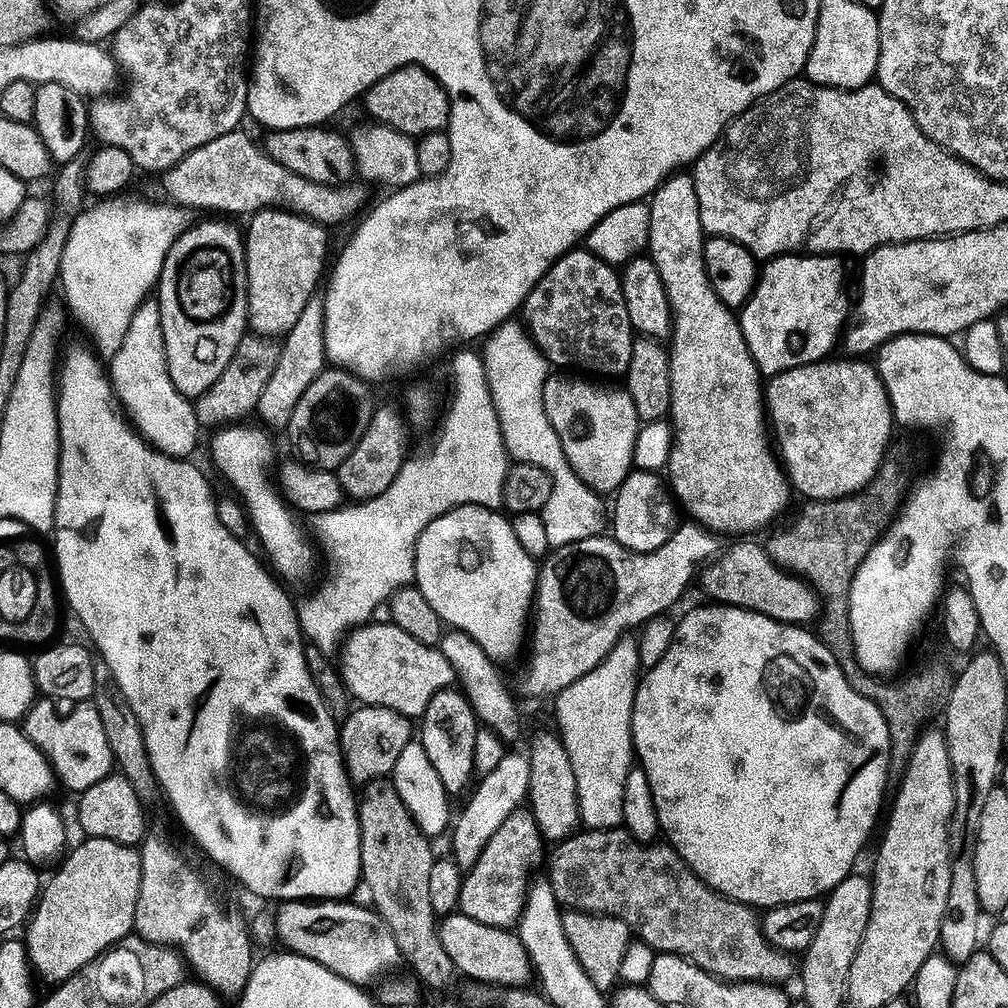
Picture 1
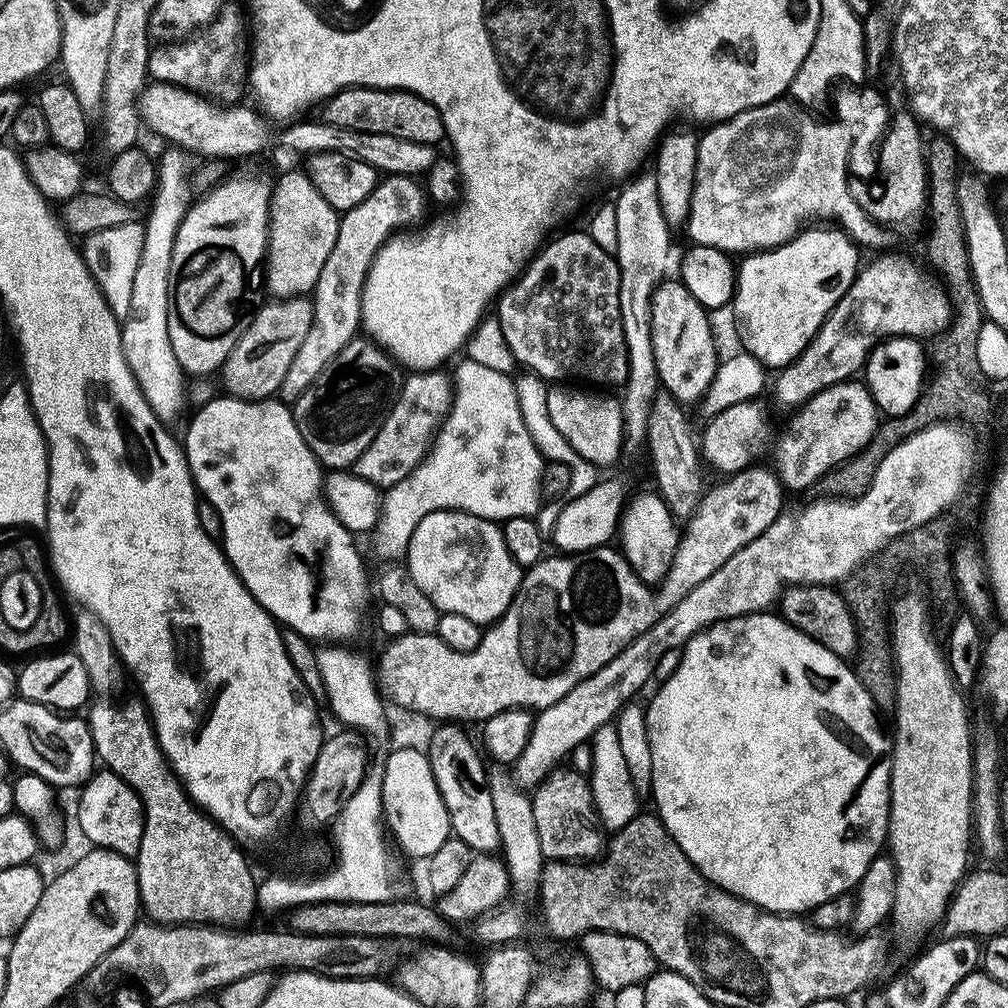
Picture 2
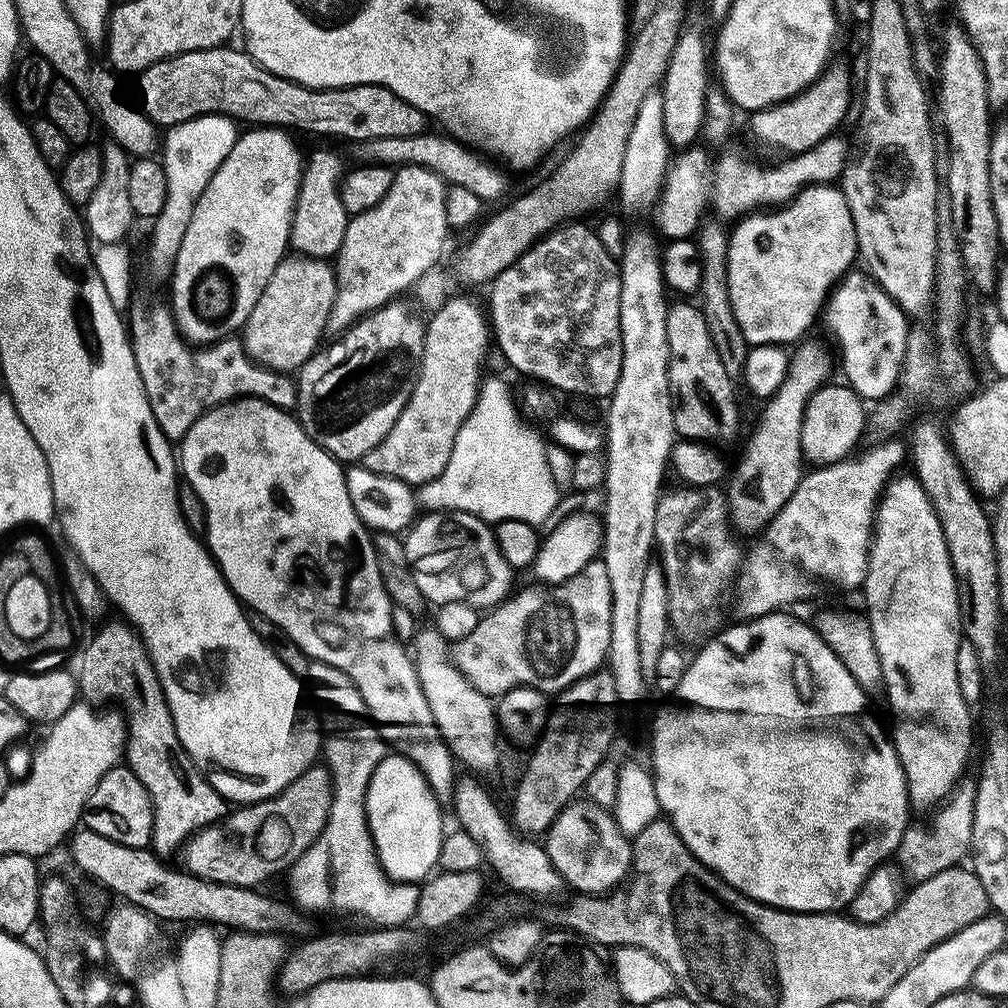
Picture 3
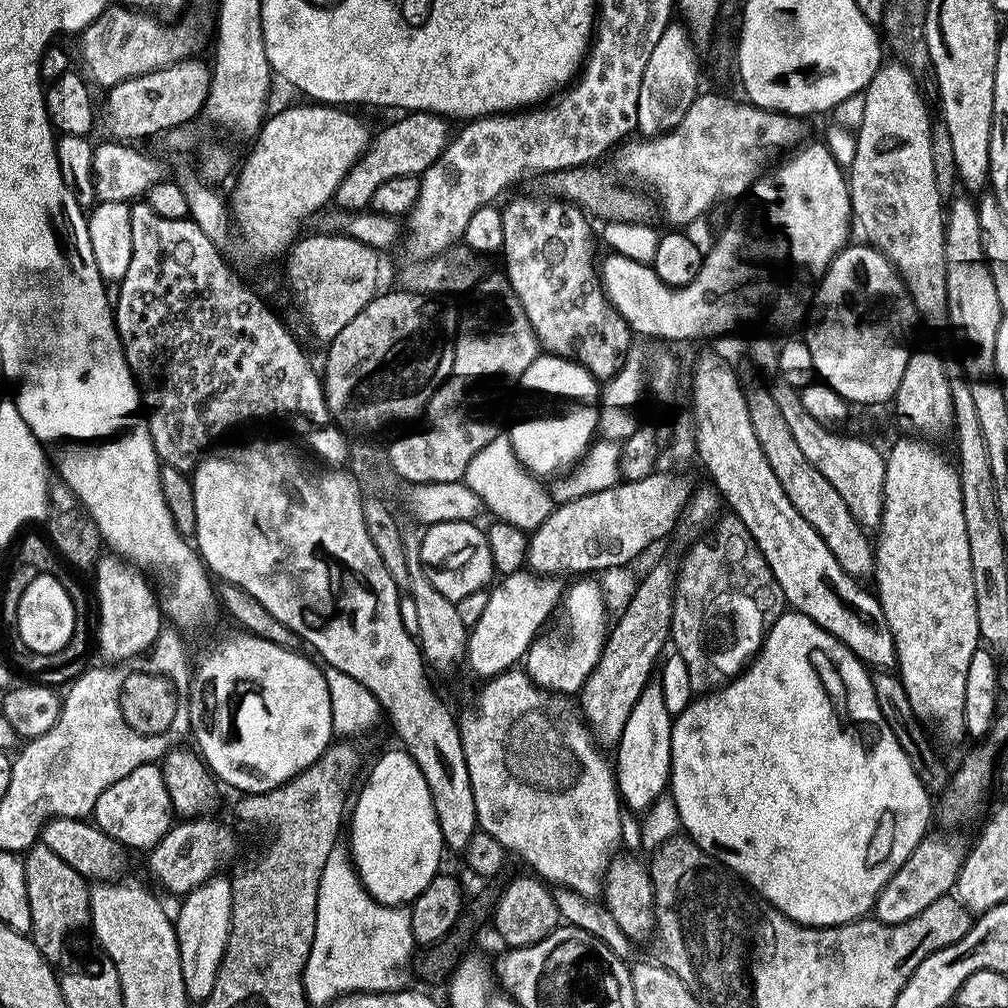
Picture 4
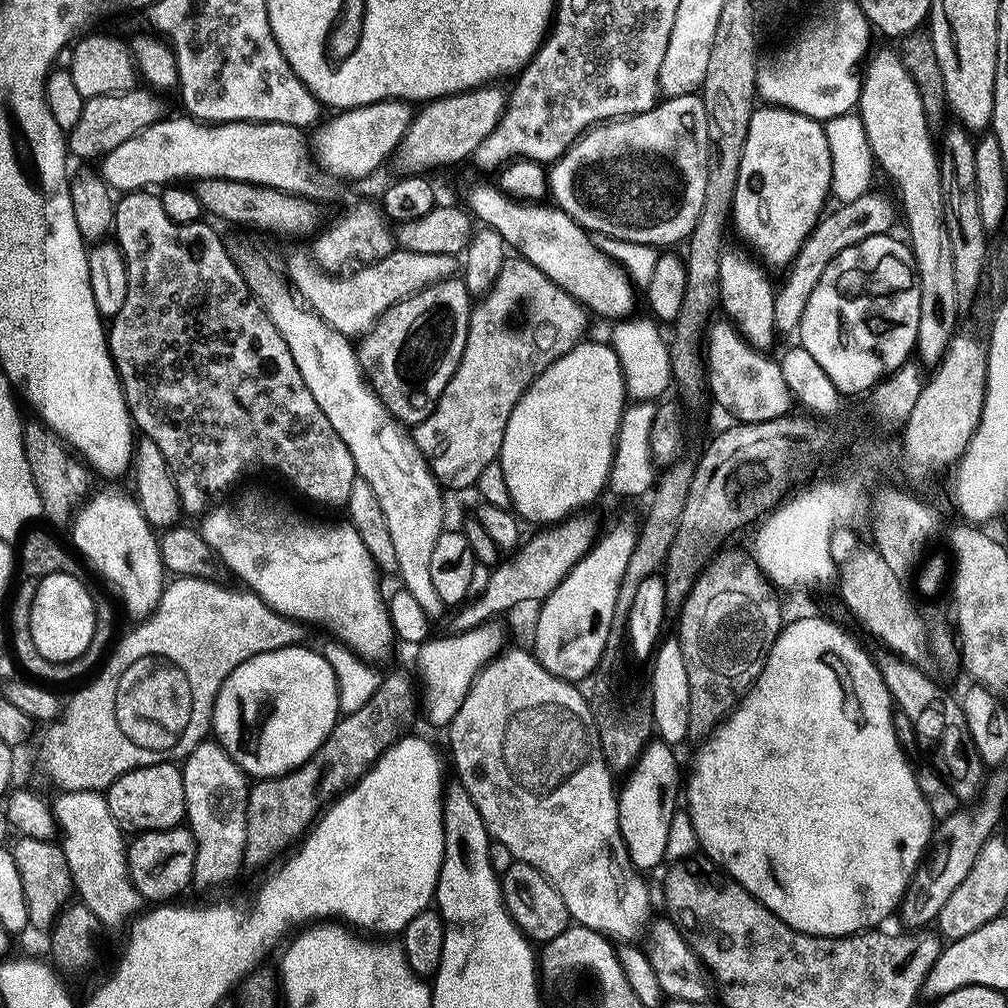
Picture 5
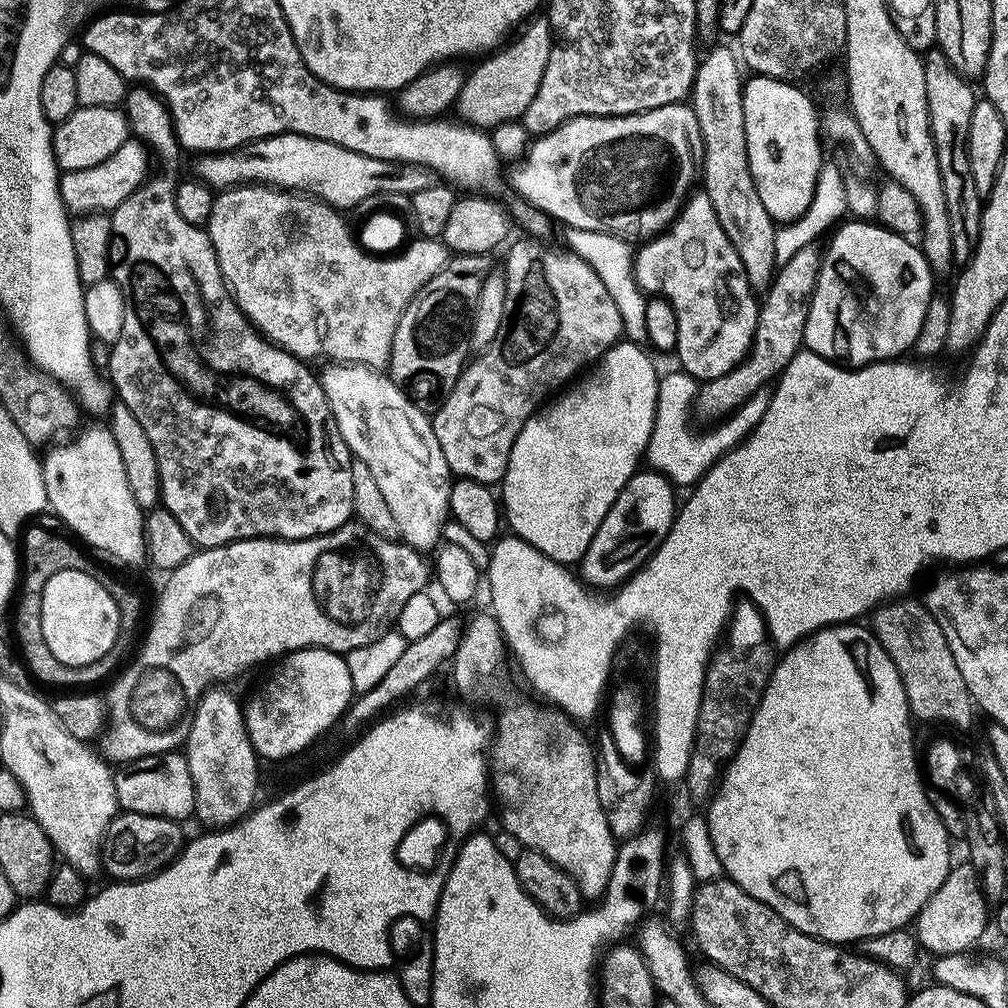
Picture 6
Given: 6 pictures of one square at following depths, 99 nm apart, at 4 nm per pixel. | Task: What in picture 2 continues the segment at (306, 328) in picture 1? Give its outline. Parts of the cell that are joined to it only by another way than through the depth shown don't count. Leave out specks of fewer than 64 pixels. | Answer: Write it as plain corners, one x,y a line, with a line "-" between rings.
389,175
374,190
374,194
362,202
362,206
343,213
338,242
334,242
334,250
330,250
326,270
322,270
322,278
318,278
314,293
313,328
306,342
302,343
297,358
291,363
278,393
283,403
289,406
299,403
301,397
318,382
322,370
326,370
329,362
338,358
338,354
342,354
342,350
346,350
346,346
357,339
362,328
360,295
364,292
364,283
374,258
394,234
419,225
416,223
424,216
426,192
421,185
419,188
416,184
417,181
411,176

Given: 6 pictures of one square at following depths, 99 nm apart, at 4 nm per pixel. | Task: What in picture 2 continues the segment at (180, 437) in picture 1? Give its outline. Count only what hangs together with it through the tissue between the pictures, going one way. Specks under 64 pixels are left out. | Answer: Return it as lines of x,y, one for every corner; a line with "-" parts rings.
179,148
167,149
158,162
157,190
152,210
145,223
142,260
134,276
131,290
131,310
123,323
123,354
142,394
150,402
154,414
165,424
172,426
184,412
184,403
190,400
190,392
184,388
186,374
174,354
169,334
169,282
173,261
174,242
178,230
190,207
188,176
192,166
191,155

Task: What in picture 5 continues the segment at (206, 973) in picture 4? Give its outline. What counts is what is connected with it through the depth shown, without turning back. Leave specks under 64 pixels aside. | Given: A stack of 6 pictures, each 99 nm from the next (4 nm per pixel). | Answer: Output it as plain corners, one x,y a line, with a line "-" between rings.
205,742
189,754
183,761
184,785
186,786
187,827
196,840
195,887
216,888
228,884
245,867
244,851
248,848
248,794
250,778
230,758
227,750
219,742

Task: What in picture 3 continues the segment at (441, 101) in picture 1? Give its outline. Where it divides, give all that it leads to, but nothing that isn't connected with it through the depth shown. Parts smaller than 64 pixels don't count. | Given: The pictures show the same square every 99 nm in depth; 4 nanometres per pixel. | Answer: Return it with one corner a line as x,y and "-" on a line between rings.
232,46
187,52
173,60
163,60
144,71
139,80
140,100
144,103
142,111
160,130
169,130
200,116
219,113
236,122
245,120
248,126
283,128
296,134
309,132
312,136
329,136
332,140
357,140
358,145
364,146
374,140
414,138
427,133
430,128
430,118
426,113
418,110
418,106
410,106
410,102
398,98
398,94
388,88
373,84
353,88
307,88
270,74
247,51
235,52

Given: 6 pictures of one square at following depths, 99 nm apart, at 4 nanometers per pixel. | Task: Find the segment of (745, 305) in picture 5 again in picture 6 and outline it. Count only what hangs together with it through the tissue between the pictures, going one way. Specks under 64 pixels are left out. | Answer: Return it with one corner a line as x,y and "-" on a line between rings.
716,48
705,60
703,57
696,70
696,85
692,87
690,103
698,114
698,126
702,126
704,139
702,188
718,214
718,222
722,222
730,242
734,242
734,250
738,250
738,258
742,258
742,266
746,266
753,289
768,290
778,273
775,258
778,225
766,206
762,206
762,198
758,198
758,186
750,170
744,109
746,80
740,77
741,57
733,49
732,52
728,48

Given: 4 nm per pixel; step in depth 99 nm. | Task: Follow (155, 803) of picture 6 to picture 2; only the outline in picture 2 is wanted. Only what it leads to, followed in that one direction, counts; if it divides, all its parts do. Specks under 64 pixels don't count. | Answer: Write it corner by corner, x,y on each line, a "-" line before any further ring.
104,770
93,775
80,794
78,813
83,833
95,847
127,858
139,856
144,837
144,804
138,793
122,777

